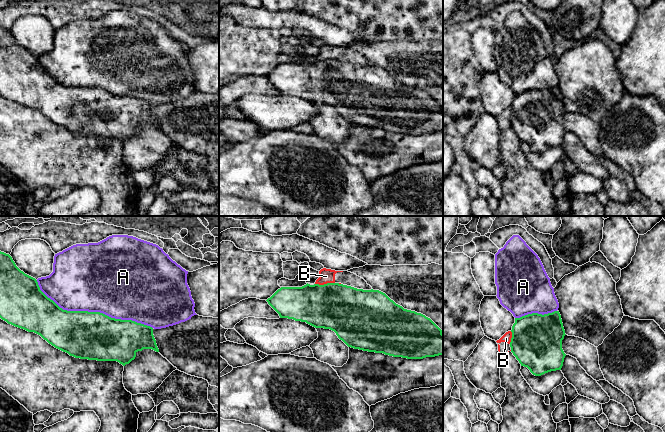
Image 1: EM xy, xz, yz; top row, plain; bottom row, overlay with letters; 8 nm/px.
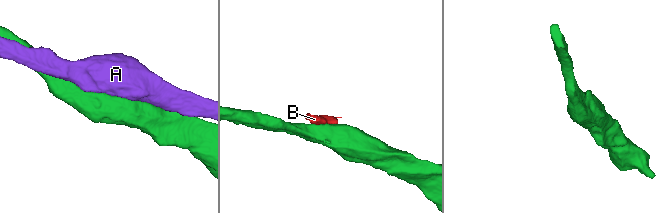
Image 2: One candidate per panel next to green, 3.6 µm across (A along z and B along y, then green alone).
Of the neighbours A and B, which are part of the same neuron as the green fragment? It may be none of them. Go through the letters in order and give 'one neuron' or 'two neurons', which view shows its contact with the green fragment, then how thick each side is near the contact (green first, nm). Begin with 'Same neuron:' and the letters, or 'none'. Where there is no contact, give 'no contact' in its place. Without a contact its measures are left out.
Same neuron: none
A: two neurons; contact in xy; calibres 380 and 500 nm
B: two neurons; contact in xz; calibres 380 and 110 nm

